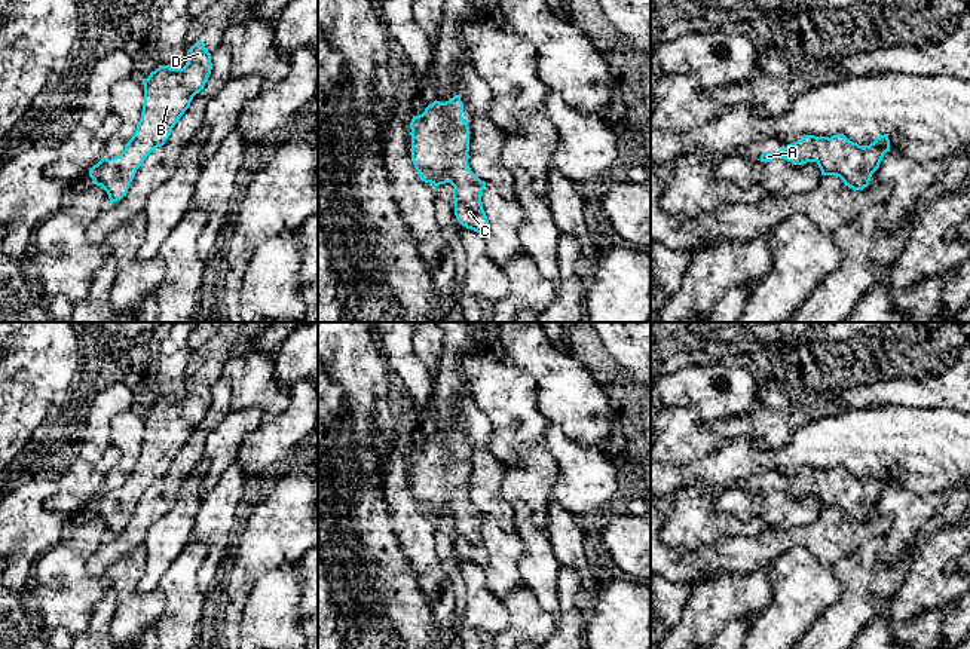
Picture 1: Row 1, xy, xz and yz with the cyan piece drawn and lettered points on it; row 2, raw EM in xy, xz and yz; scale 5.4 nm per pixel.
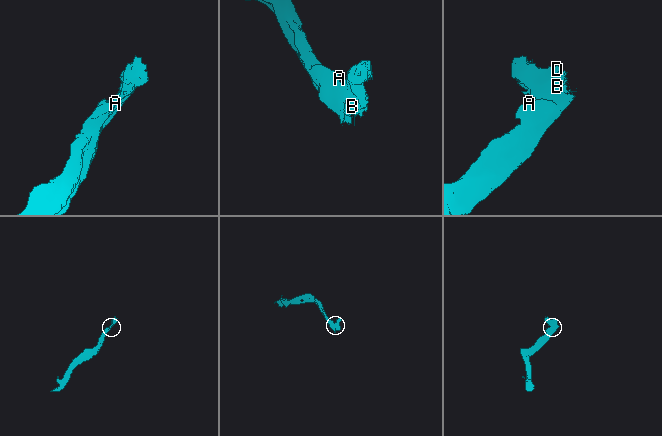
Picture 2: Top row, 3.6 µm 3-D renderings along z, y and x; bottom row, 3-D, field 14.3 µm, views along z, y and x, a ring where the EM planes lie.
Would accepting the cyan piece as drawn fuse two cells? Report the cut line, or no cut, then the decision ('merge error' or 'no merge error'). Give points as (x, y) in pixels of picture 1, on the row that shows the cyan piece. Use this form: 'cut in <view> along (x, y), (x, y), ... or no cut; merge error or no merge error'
no cut; no merge error

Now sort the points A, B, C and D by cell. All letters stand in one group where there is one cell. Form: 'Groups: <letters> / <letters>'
Groups: A B C D

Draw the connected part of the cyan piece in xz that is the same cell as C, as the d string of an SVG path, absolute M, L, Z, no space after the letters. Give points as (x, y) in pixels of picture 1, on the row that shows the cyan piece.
M460 94L446 102L434 101L419 116L410 122L411 135L411 162L420 175L420 180L435 187L450 183L455 199L455 215L458 221L480 235L489 229L489 220L483 209L481 193L486 183L481 181L469 168L469 126L462 119L463 102Z

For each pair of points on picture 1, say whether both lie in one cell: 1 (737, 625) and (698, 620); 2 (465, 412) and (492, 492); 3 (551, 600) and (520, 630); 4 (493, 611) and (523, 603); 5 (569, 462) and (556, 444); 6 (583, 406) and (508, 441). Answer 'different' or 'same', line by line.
1: different
2: same
3: different
4: different
5: same
6: different

